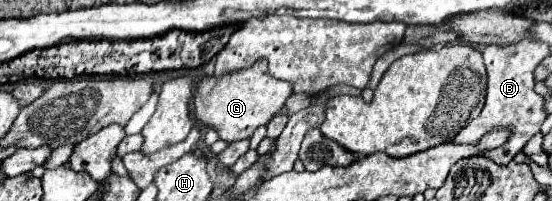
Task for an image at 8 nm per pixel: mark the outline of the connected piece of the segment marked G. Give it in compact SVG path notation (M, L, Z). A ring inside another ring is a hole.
M259 59L255 65L229 73L223 77L205 77L197 83L195 115L205 125L215 127L219 137L227 143L249 139L257 127L267 125L285 105L293 93L293 85L283 79L275 79L267 71L267 59Z

